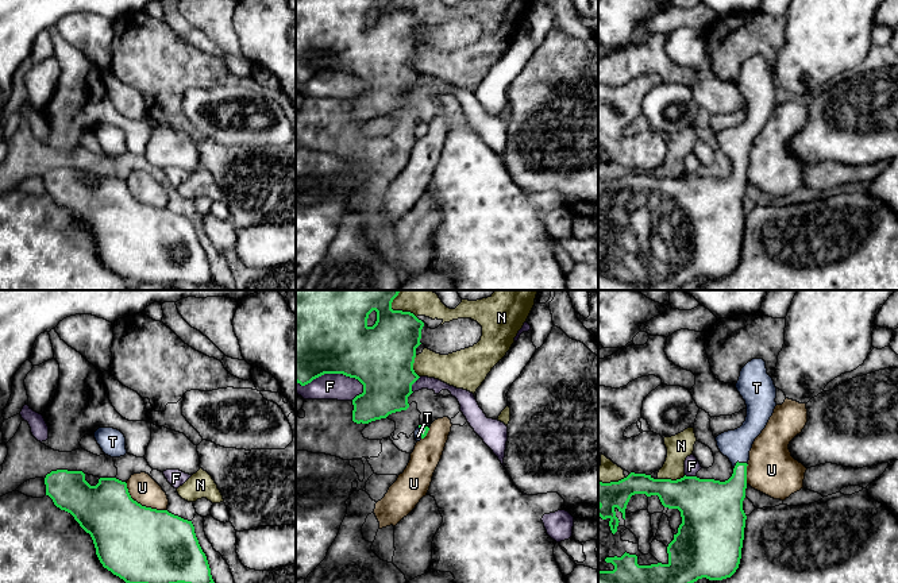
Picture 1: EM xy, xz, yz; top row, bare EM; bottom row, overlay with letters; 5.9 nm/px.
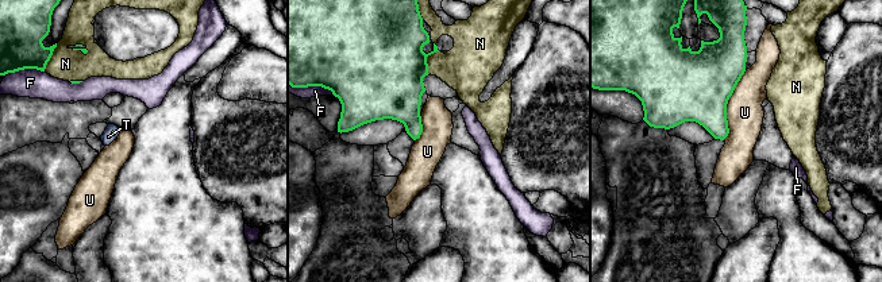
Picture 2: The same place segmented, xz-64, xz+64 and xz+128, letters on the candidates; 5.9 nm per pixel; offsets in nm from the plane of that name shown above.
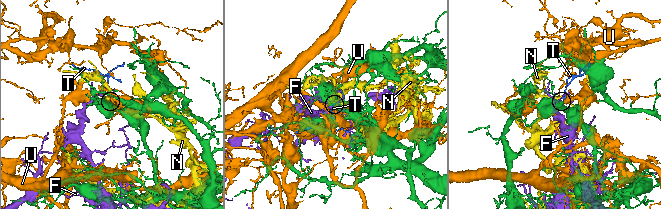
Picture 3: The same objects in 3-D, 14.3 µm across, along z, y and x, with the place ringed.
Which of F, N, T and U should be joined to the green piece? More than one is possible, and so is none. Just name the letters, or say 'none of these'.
T

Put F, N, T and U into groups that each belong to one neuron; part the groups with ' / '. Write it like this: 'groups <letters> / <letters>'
groups F / N / T / U

